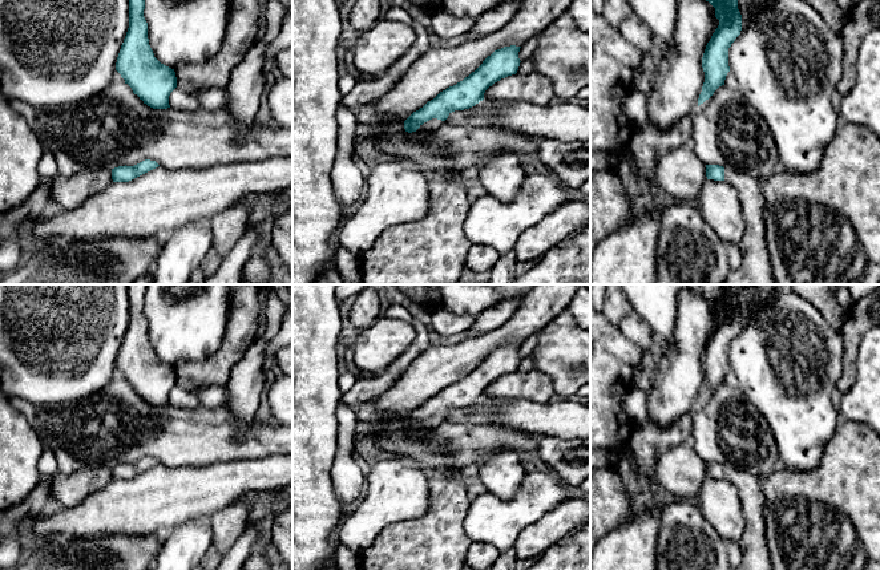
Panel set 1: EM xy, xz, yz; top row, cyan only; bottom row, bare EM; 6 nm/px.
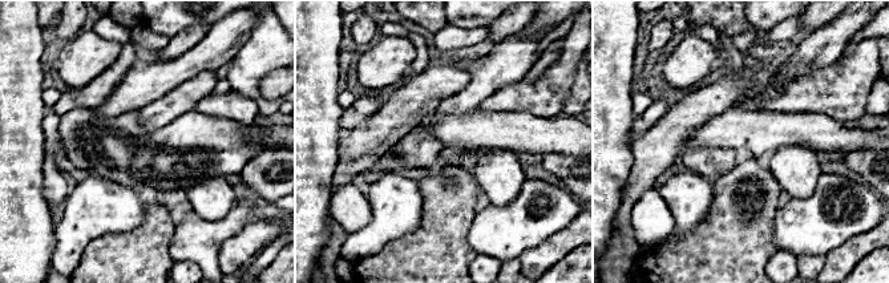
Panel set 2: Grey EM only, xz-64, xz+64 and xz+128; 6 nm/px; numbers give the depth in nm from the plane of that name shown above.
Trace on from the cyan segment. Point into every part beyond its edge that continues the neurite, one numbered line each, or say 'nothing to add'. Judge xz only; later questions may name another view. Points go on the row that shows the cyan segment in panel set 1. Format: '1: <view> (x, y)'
1: xz (428, 128)

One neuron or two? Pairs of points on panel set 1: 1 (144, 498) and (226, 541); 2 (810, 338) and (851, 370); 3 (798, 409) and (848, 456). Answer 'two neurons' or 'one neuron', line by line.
1: two neurons
2: two neurons
3: two neurons

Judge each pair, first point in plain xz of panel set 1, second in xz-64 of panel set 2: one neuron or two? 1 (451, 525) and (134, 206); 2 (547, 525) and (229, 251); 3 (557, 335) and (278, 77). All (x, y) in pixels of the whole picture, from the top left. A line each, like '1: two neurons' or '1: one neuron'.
1: two neurons
2: one neuron
3: two neurons

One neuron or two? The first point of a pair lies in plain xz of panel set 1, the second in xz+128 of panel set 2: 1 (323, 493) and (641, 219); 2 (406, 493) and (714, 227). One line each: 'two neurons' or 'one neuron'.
1: two neurons
2: two neurons

